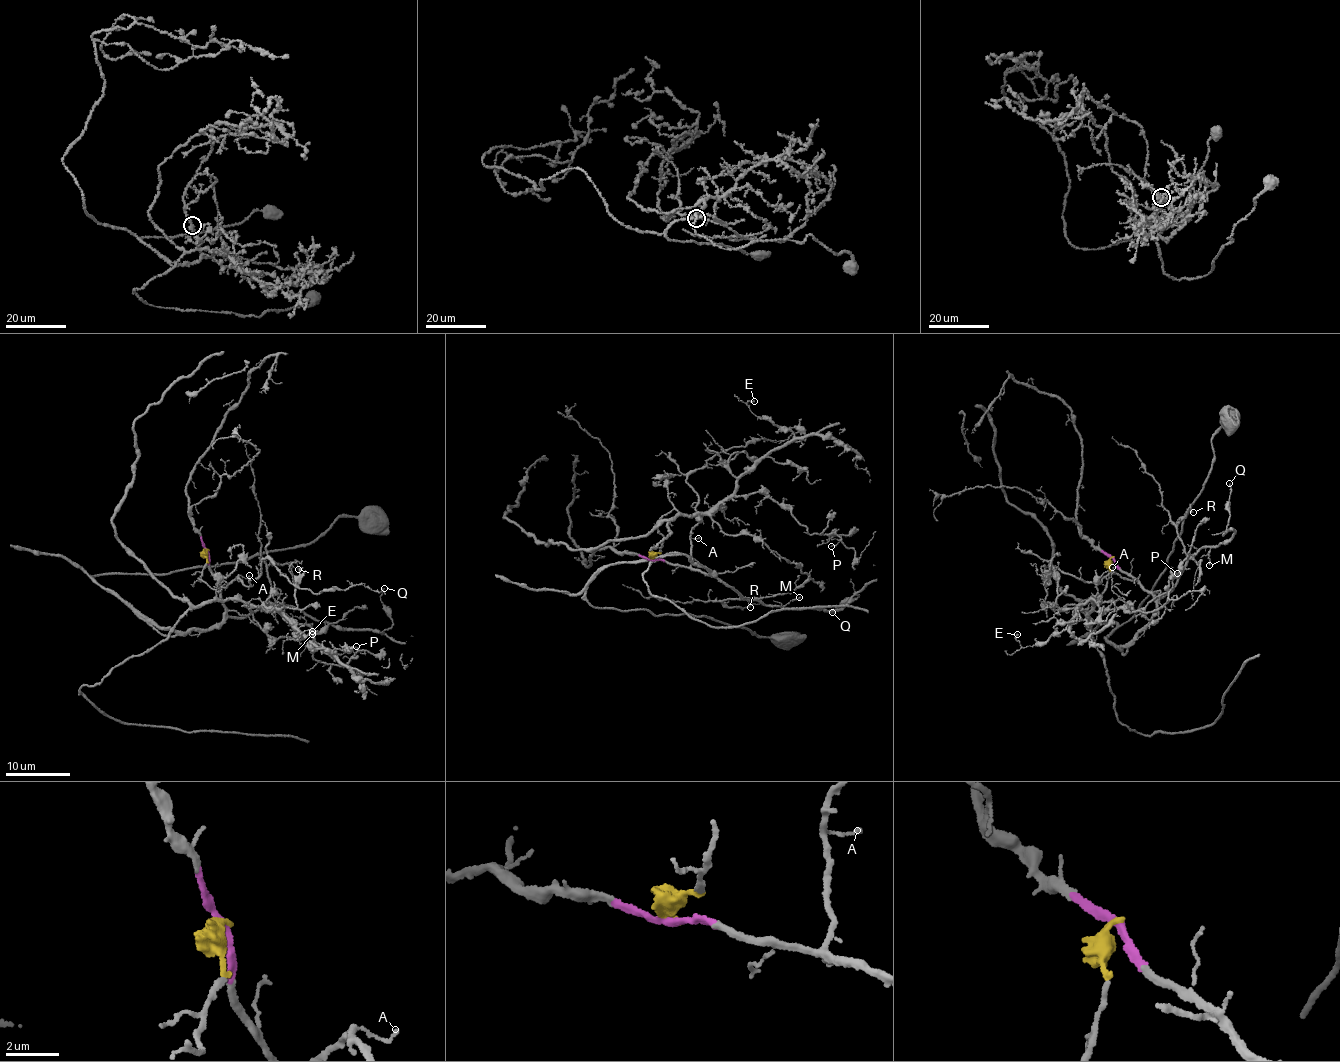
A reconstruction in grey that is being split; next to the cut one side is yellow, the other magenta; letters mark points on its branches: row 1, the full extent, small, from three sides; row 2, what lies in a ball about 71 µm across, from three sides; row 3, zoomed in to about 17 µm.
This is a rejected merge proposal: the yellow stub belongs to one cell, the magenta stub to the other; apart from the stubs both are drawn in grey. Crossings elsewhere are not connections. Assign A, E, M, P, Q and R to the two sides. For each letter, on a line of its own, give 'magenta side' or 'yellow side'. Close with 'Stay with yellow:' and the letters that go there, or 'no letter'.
A: magenta side
E: yellow side
M: magenta side
P: yellow side
Q: magenta side
R: magenta side
Stay with yellow: E, P

